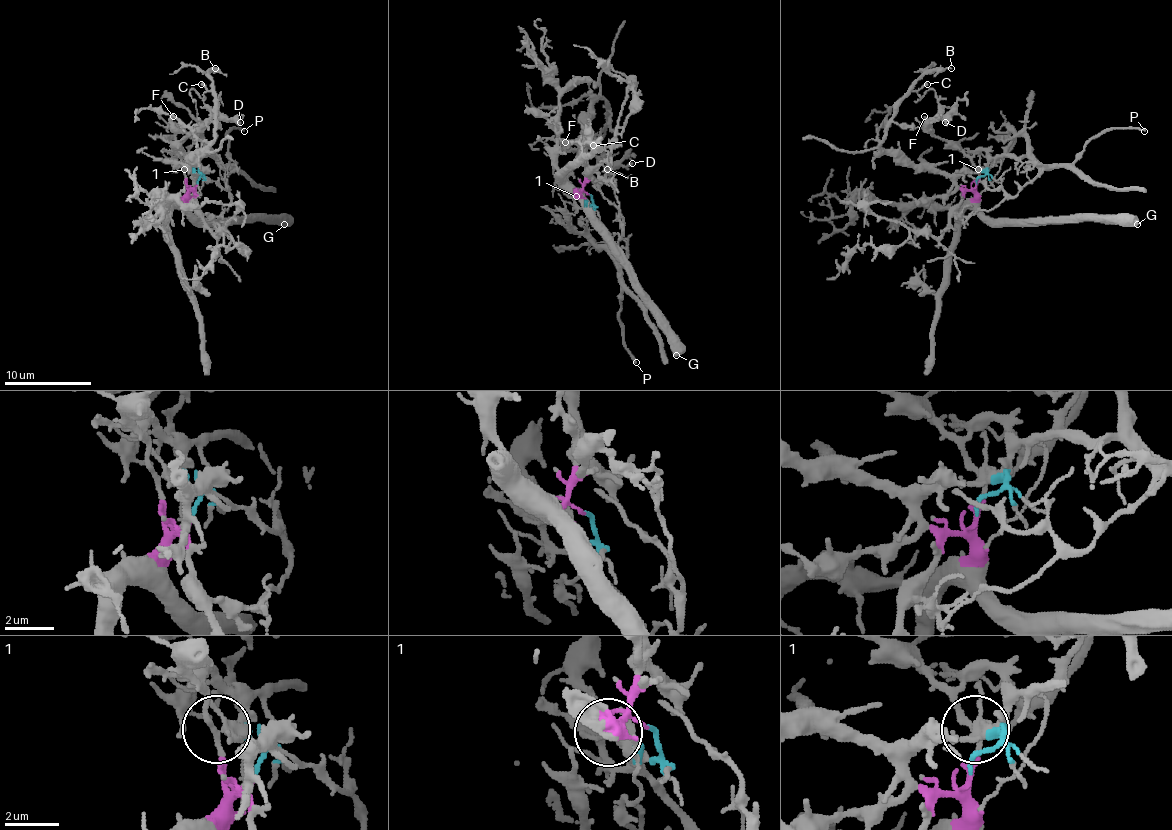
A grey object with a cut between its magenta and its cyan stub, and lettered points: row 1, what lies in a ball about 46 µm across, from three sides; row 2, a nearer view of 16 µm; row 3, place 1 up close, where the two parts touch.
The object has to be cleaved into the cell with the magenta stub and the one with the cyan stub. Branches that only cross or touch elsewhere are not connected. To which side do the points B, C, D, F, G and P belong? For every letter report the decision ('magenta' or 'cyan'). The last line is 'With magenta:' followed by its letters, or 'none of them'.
B: magenta
C: magenta
D: magenta
F: magenta
G: magenta
P: cyan
With magenta: B, C, D, F, G

